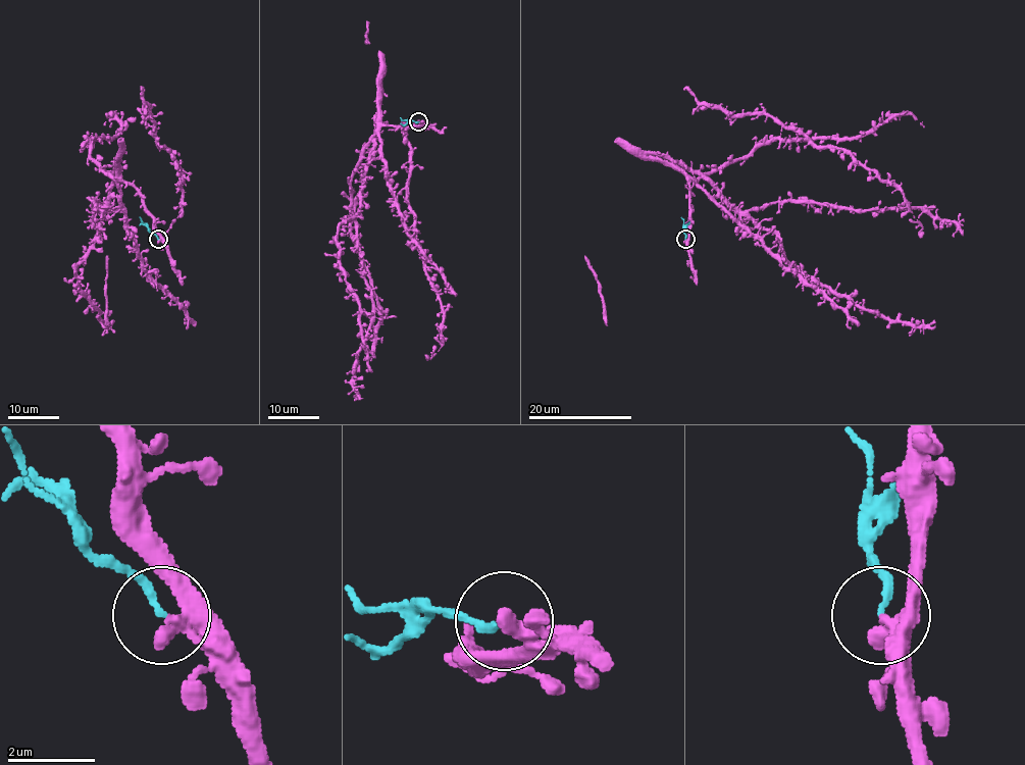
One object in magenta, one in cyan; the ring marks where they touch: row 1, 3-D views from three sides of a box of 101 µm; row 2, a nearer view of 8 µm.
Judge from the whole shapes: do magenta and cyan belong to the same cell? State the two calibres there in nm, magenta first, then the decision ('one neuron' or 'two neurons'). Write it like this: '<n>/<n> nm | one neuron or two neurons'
420/170 nm | two neurons

